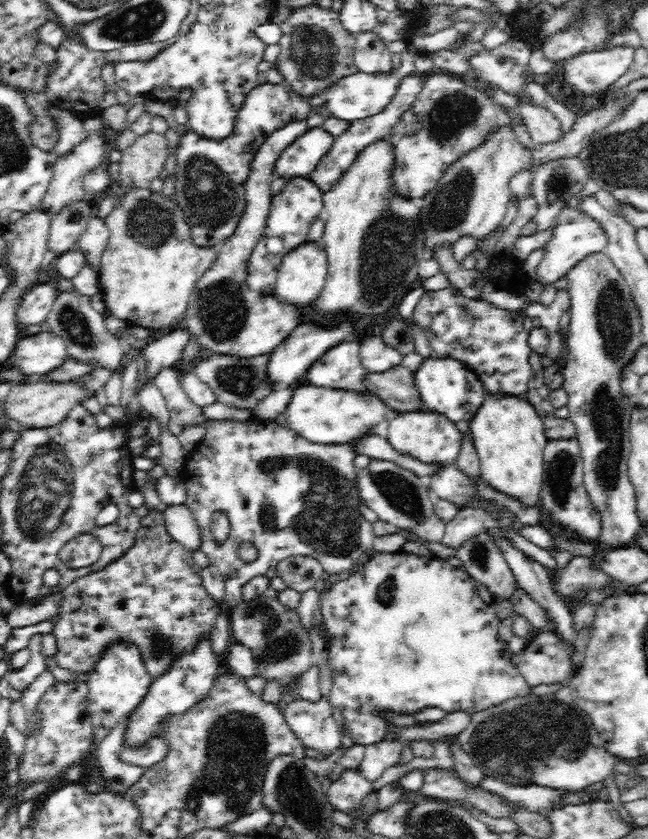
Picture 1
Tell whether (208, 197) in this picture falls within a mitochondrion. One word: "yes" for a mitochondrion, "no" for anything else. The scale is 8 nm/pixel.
yes

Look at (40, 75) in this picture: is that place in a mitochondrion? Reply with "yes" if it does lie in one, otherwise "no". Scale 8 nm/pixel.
no

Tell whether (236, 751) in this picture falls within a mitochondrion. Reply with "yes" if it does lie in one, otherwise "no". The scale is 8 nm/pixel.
yes

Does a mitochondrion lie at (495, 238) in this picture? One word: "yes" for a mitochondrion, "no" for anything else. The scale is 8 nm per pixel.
no

